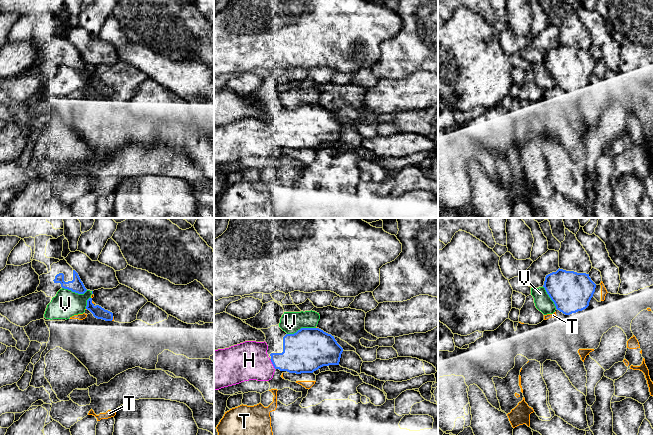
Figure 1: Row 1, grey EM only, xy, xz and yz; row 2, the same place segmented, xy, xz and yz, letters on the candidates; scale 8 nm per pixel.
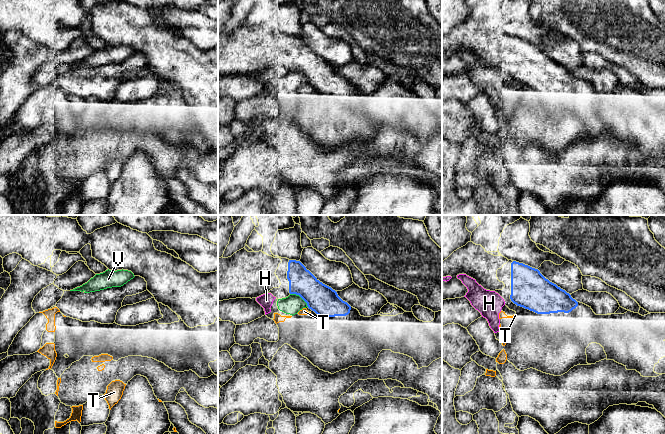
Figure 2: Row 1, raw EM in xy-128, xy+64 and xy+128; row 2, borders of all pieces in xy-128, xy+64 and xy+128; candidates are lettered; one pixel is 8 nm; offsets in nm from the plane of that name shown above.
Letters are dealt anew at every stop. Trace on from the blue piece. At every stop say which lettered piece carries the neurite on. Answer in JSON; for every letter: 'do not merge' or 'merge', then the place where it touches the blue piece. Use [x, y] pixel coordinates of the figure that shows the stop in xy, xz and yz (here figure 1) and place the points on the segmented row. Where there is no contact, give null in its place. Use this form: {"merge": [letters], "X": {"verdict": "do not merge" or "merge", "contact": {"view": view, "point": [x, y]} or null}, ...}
{"merge": ["H"], "H": {"verdict": "merge", "contact": {"view": "xz", "point": [272, 363]}}, "T": {"verdict": "do not merge", "contact": {"view": "xy", "point": [112, 319]}}, "V": {"verdict": "do not merge", "contact": {"view": "xz", "point": [301, 328]}}}

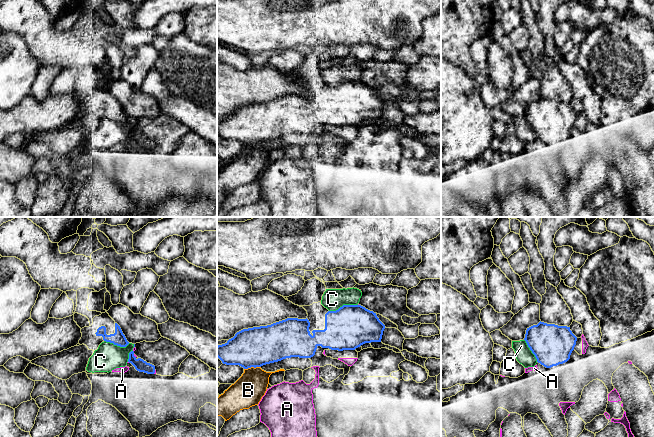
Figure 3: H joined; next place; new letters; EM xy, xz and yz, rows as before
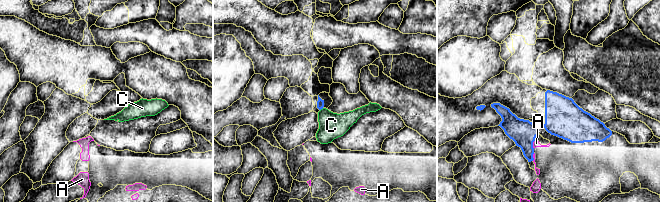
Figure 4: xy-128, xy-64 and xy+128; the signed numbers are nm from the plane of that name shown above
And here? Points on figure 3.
{"merge": [], "A": {"verdict": "do not merge", "contact": {"view": "xy", "point": [154, 372]}}, "B": {"verdict": "do not merge", "contact": {"view": "xz", "point": [252, 366]}}, "C": {"verdict": "do not merge", "contact": {"view": "xz", "point": [343, 305]}}}

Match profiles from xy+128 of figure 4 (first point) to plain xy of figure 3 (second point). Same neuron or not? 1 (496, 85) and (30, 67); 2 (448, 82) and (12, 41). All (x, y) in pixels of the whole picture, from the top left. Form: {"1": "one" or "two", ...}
{"1": "two", "2": "one"}

